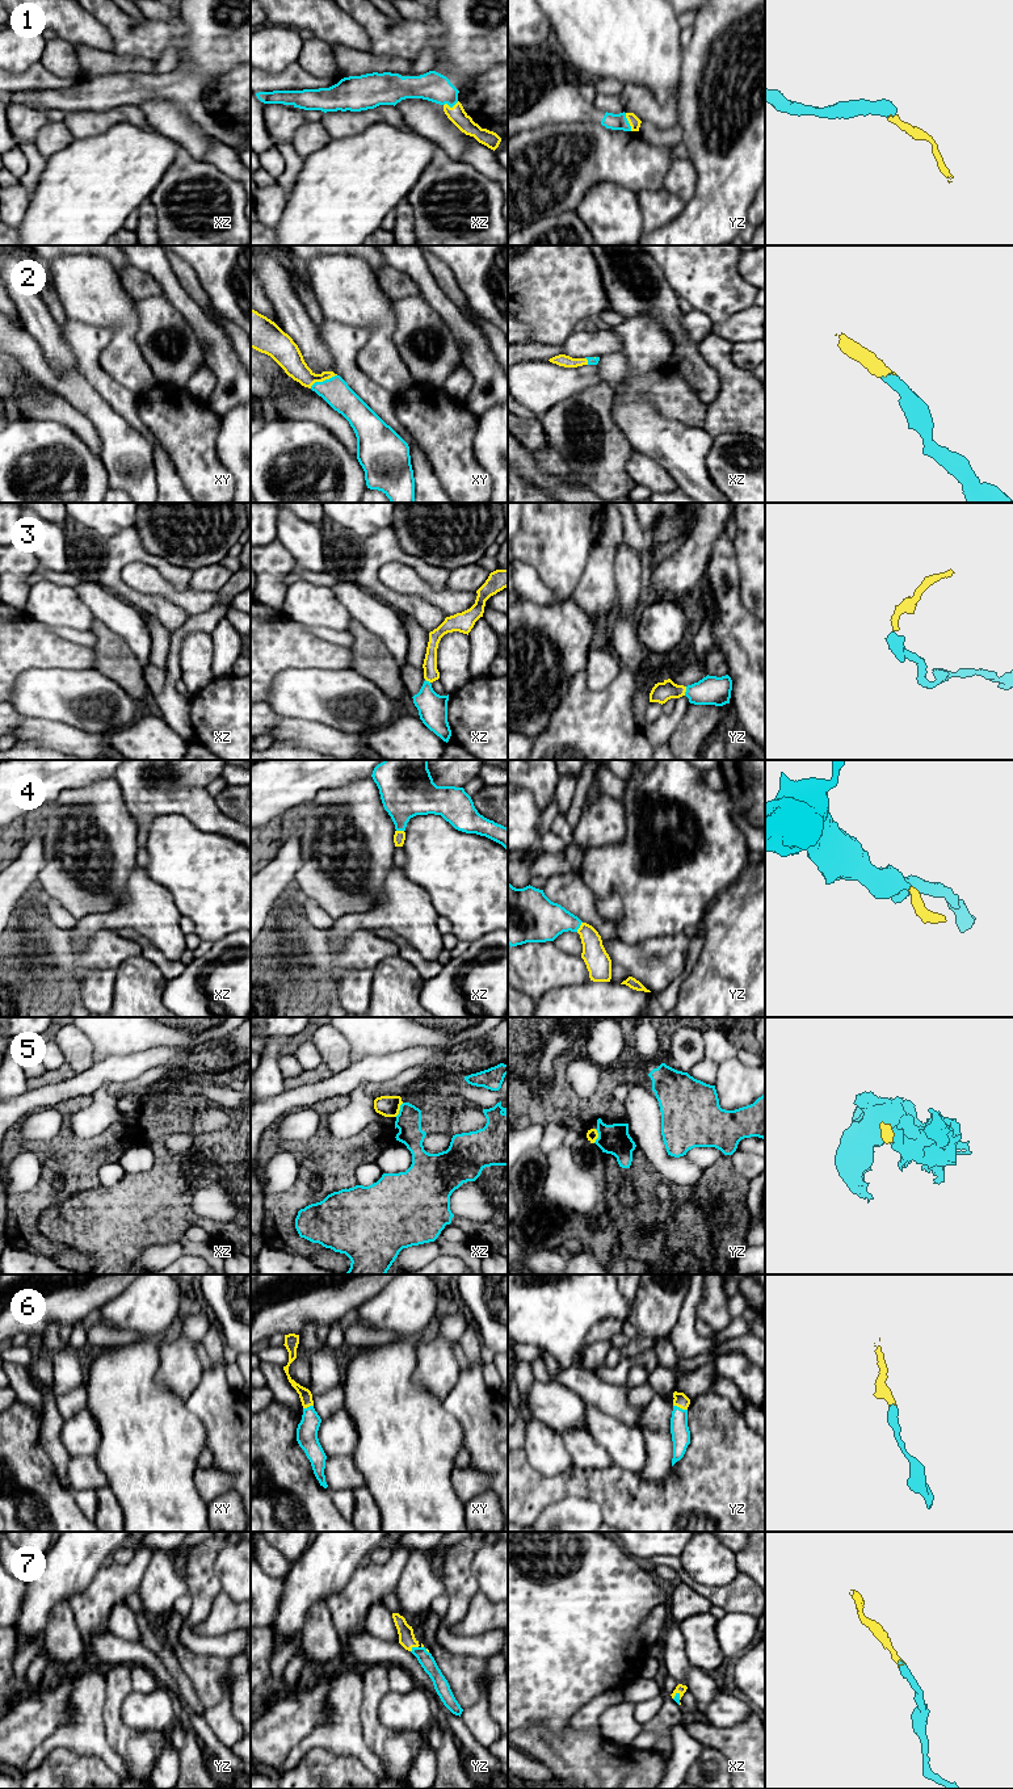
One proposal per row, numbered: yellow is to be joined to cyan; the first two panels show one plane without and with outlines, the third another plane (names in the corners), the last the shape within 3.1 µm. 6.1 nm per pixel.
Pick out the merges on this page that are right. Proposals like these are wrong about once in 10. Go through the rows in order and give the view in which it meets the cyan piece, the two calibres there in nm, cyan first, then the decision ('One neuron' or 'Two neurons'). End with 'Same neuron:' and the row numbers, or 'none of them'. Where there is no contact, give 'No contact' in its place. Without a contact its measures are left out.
1: Touches cyan in yz. Thickness 100 nm (cyan) against 70 nm. One neuron
2: Touches cyan in xy. Thickness 170 nm (cyan) against 150 nm. One neuron
3: Touches cyan in yz. Thickness 180 nm (cyan) against 120 nm. One neuron
4: Touches cyan in yz. Thickness 260 nm (cyan) against 150 nm. One neuron
5: Touches cyan in xz. Thickness 160 nm (cyan) against 130 nm. Two neurons
6: Touches cyan in yz. Thickness 110 nm (cyan) against 90 nm. One neuron
7: Touches cyan in yz. Thickness 90 nm (cyan) against 100 nm. One neuron
Same neuron: 1, 2, 3, 4, 6, 7

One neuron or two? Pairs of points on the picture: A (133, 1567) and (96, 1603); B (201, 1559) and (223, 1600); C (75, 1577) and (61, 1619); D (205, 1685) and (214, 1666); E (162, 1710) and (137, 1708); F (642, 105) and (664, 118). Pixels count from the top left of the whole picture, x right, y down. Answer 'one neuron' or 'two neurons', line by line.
A: one neuron
B: two neurons
C: two neurons
D: one neuron
E: one neuron
F: one neuron

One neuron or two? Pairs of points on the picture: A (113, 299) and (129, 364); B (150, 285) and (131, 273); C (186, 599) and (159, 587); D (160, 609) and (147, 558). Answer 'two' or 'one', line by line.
A: one
B: one
C: one
D: one

